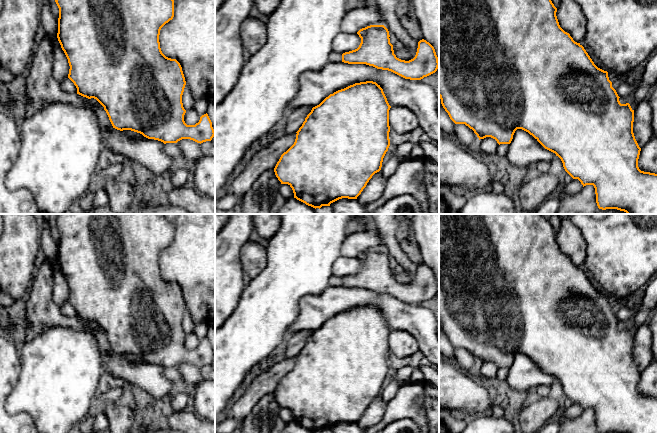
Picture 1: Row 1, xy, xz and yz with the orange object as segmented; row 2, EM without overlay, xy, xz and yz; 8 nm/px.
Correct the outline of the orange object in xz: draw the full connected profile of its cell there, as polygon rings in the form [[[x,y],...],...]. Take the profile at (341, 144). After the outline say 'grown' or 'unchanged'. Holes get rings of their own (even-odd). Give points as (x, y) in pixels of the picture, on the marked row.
[[[373,81],[355,83],[330,94],[305,118],[294,144],[281,155],[274,168],[276,177],[281,184],[292,188],[294,198],[315,209],[342,198],[357,199],[372,176],[381,170],[390,146],[390,108],[383,89]]] | unchanged

